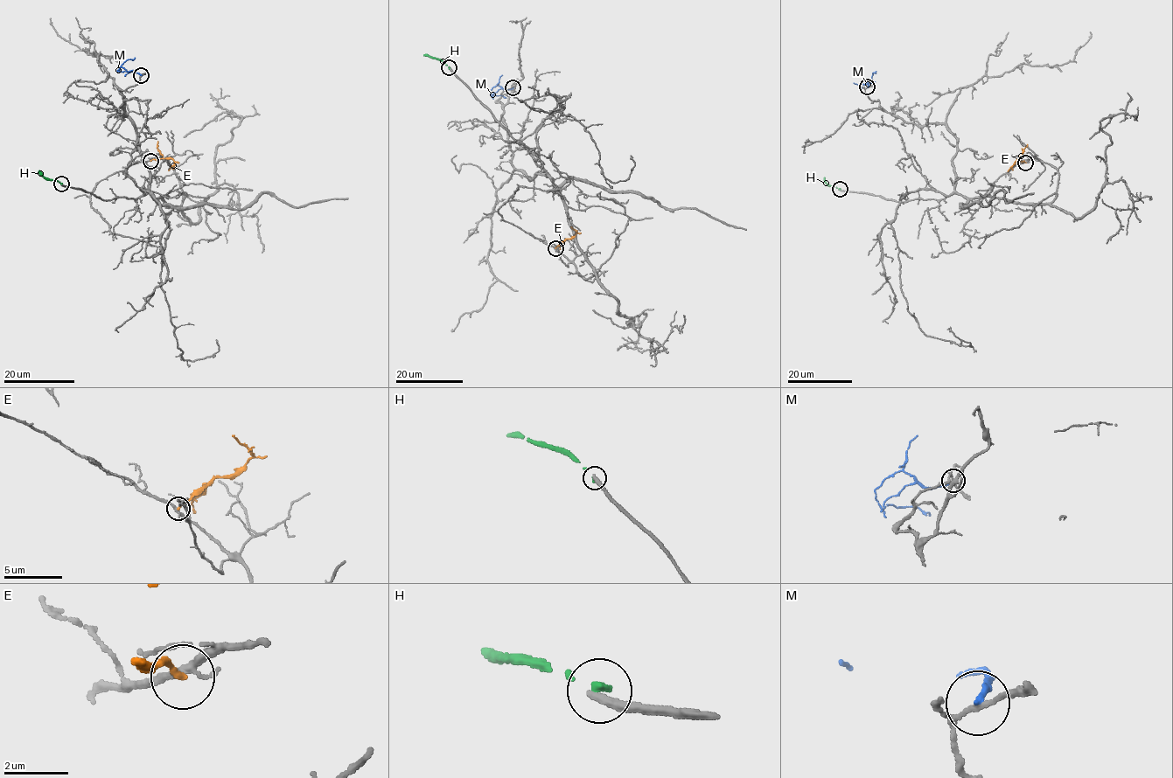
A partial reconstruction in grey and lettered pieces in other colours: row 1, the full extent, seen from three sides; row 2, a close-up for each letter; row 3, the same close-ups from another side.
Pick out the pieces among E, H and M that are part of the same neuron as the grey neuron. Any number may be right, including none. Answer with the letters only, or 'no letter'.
no letter

